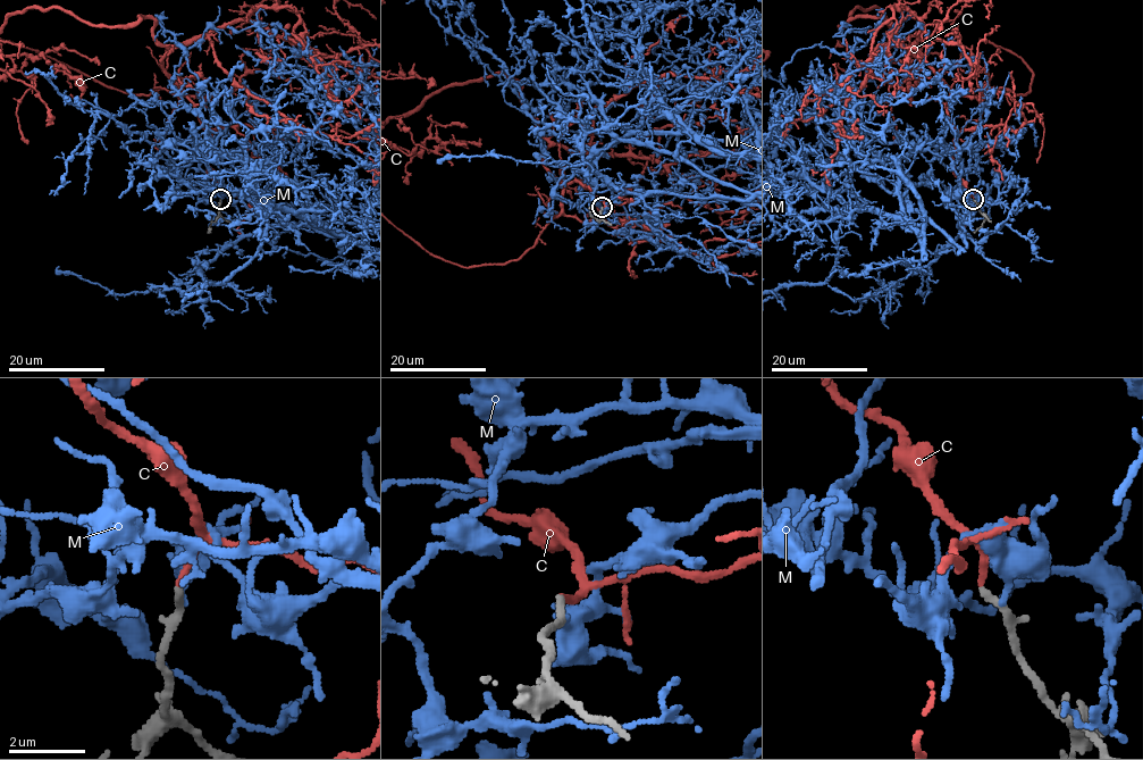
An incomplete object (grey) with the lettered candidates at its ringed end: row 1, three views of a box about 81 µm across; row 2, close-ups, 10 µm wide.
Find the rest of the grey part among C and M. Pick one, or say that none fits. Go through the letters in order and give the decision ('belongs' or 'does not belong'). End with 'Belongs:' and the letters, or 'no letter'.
C: belongs
M: does not belong
Belongs: C

